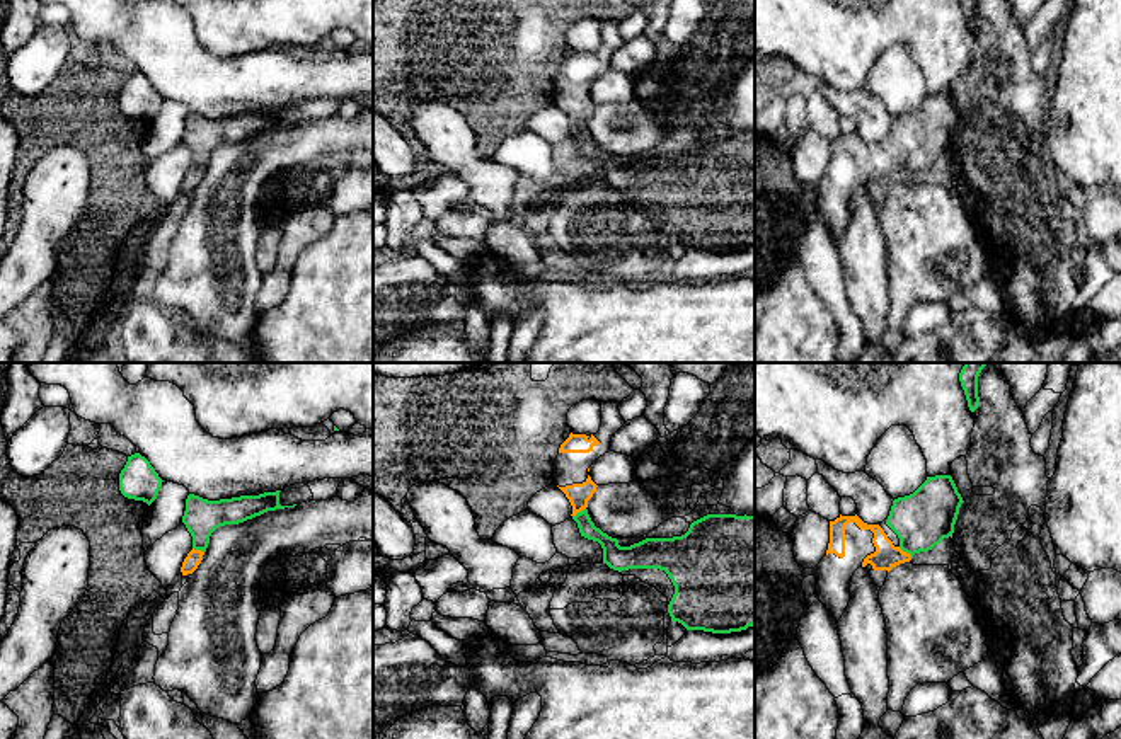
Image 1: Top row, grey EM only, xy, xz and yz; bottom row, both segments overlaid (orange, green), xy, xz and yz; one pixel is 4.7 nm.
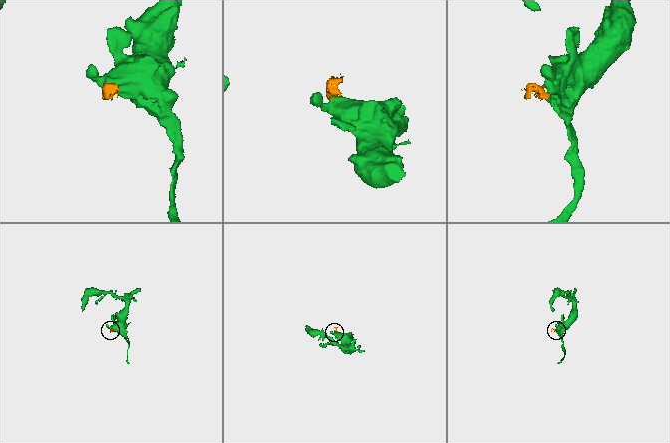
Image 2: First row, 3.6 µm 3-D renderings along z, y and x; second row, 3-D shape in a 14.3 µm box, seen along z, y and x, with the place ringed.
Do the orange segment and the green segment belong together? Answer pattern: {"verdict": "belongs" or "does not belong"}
{"verdict": "belongs"}

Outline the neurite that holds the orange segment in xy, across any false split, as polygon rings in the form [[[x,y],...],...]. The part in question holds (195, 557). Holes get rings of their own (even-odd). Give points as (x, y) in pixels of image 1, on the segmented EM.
[[[279,492],[240,496],[232,499],[208,501],[189,494],[182,523],[193,536],[193,550],[182,562],[182,576],[193,574],[203,560],[211,533],[225,524],[239,524],[267,511],[295,507],[279,504]]]

